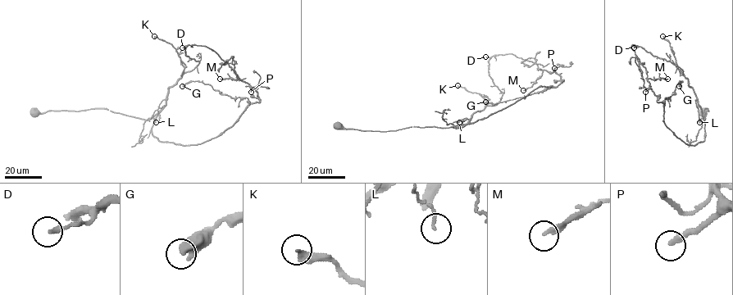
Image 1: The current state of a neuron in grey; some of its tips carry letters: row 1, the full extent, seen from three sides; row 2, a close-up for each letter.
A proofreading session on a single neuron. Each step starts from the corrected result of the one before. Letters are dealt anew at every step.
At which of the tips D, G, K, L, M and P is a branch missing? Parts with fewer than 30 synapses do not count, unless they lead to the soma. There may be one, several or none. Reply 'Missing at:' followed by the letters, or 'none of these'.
Missing at: K, M, P

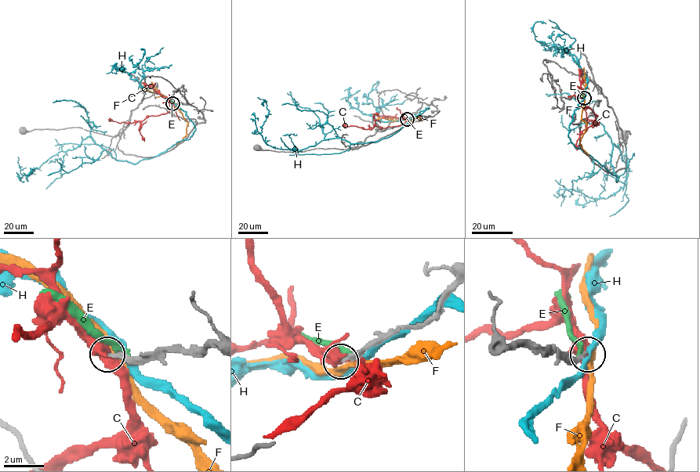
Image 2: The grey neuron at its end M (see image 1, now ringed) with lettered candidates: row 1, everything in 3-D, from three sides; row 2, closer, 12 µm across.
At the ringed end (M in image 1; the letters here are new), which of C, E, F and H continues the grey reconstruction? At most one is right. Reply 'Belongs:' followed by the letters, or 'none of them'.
Belongs: none of them

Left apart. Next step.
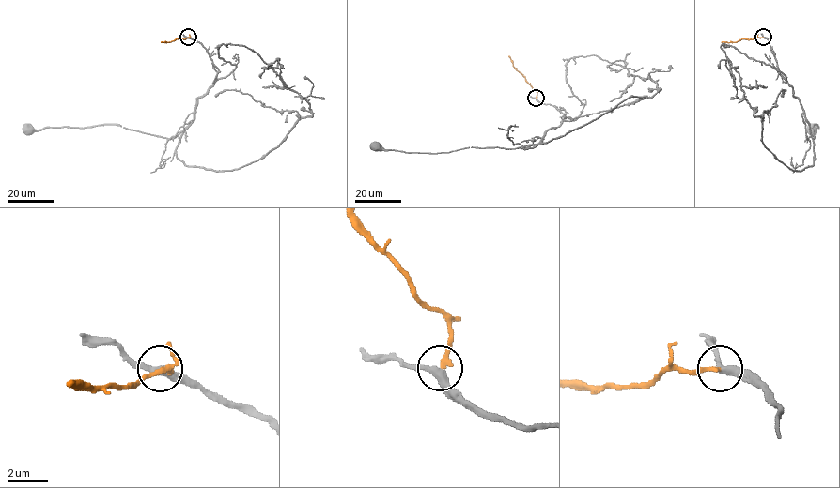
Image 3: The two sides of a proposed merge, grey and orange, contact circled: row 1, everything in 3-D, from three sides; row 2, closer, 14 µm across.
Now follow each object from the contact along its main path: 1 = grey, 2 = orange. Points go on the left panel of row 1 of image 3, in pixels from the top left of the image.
1: (188, 37), (206, 50), (216, 80), (198, 99), (194, 120), (173, 138), (115, 124), (26, 129)
2: (188, 37), (161, 42)

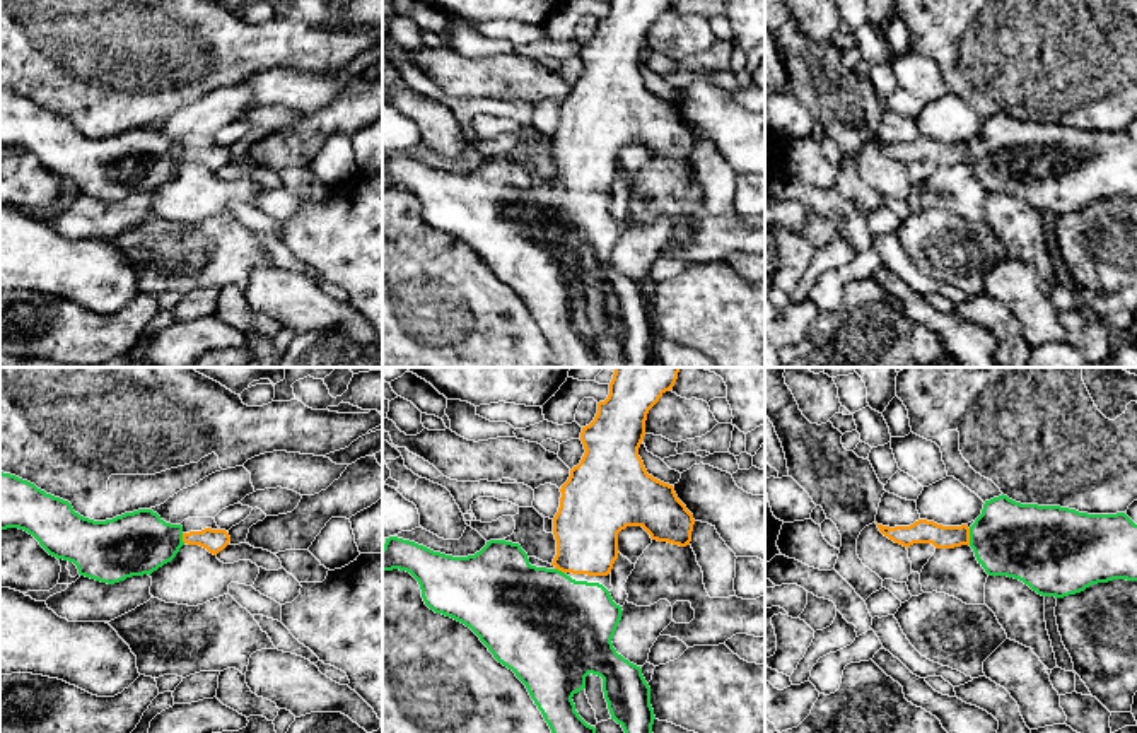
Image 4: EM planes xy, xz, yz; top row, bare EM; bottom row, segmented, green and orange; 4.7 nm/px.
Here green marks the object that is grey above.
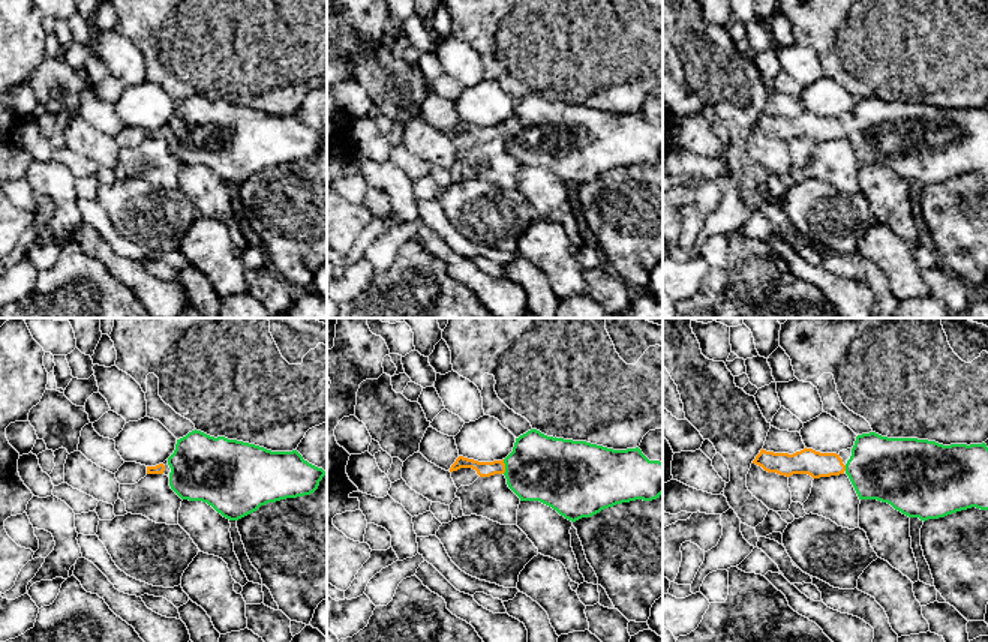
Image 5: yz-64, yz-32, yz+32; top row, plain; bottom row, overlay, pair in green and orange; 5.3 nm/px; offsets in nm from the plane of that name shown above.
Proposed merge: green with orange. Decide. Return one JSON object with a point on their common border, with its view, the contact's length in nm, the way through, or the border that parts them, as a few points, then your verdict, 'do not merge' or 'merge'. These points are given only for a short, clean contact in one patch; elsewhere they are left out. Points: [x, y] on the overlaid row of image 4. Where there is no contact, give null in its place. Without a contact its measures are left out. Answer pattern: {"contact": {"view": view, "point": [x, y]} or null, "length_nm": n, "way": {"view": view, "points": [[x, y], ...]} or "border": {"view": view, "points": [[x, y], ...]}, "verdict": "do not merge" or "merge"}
{"contact": {"view": "yz", "point": [970, 537]}, "length_nm": 80, "way": {"view": "yz", "points": [[1009, 539], [970, 537], [921, 532]]}, "verdict": "merge"}

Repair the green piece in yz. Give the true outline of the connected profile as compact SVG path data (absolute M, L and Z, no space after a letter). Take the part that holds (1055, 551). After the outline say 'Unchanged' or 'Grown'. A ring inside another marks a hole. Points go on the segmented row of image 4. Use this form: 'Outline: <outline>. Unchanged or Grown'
Outline: M1002 494L985 501L970 528L927 519L878 528L907 548L913 543L932 543L936 548L970 545L988 576L1019 579L1041 596L1064 598L1113 579L1137 581L1137 525L1125 513L1087 514L1060 506L1021 504Z. Grown

